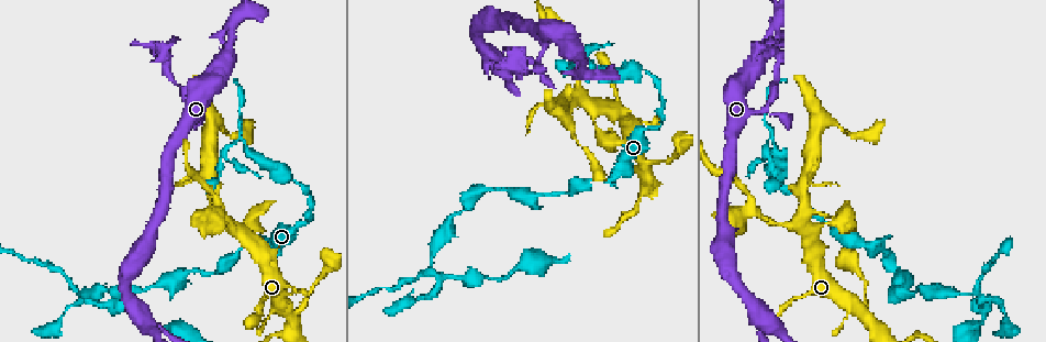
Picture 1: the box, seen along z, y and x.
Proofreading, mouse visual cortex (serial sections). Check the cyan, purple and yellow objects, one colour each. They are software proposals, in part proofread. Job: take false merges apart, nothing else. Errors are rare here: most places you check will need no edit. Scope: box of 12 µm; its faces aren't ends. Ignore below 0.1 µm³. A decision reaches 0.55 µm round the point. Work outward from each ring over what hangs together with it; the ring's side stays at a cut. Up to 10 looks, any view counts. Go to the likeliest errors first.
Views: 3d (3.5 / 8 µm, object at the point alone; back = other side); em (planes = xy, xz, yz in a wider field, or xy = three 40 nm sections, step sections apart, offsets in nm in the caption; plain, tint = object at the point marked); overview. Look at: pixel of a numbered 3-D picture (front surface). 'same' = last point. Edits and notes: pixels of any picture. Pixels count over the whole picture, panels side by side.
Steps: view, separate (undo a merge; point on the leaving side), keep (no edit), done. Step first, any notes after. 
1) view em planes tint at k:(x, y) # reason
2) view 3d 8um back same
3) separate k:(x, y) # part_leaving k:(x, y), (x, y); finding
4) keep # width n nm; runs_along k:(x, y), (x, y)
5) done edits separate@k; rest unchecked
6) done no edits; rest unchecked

view 3d 8um at 1:(661, 123)

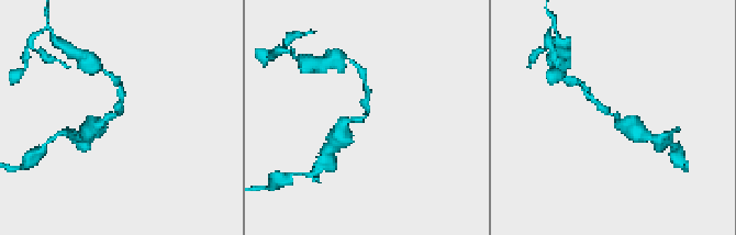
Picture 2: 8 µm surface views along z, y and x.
view em xy step 3 tint at 2:(118, 114)

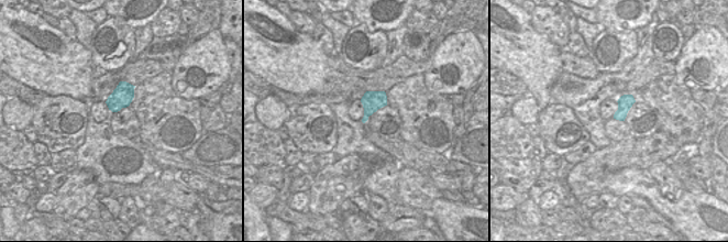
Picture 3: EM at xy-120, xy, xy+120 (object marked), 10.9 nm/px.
keep # runs_along 2:(624, 125), (590, 94); continuous, no second cell

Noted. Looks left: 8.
view 3d 3.5um at 1:(619, 171) # calibre changes

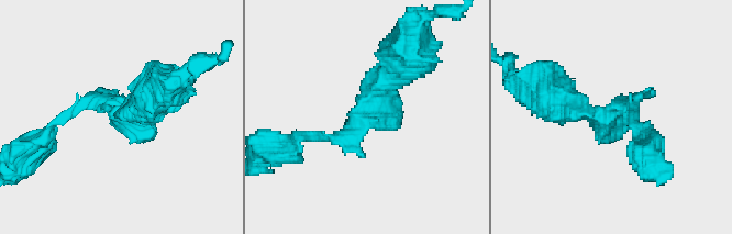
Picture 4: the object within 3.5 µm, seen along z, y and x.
view em xy step 1 tint at 4:(614, 109) # shape alone is not enough

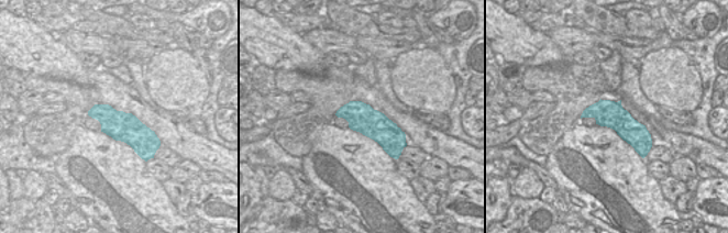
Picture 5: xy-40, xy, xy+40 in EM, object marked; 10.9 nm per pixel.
view em xy step 5 tint same # cut it another way

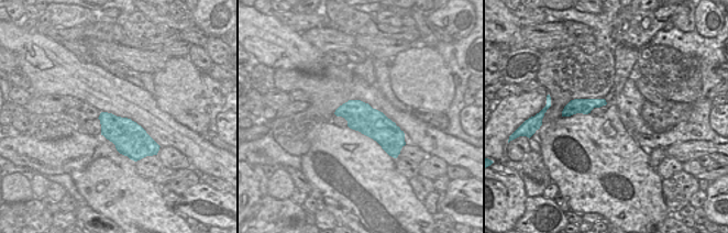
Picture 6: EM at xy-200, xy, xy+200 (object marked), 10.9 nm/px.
keep # runs_along 6:(603, 102), (575, 106), (564, 113); all the same cell

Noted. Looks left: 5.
view em xy step 1 tint at 1:(979, 300) # four or more arms meet

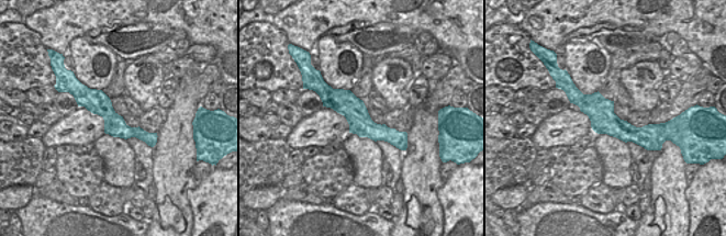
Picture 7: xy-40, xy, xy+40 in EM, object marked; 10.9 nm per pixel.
view 3d 3.5um same

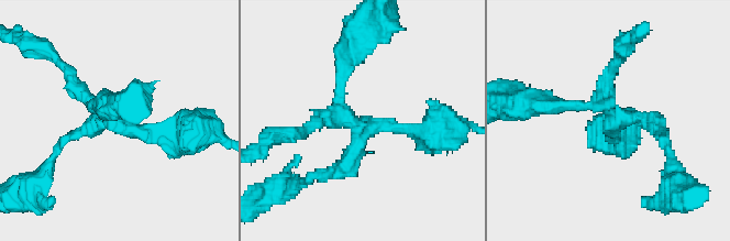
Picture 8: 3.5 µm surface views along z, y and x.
keep # runs_along 7:(323, 94), (402, 146); one cell here

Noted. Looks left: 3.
view 3d 3.5um at 1:(767, 141) # thick turns thin

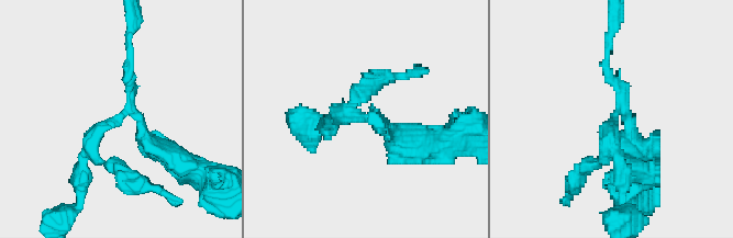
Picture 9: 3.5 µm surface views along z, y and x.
keep # runs_along 9:(165, 154), (128, 110), (90, 140), (84, 170); continuous, no second cell

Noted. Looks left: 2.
done no edits; rest unchecked

